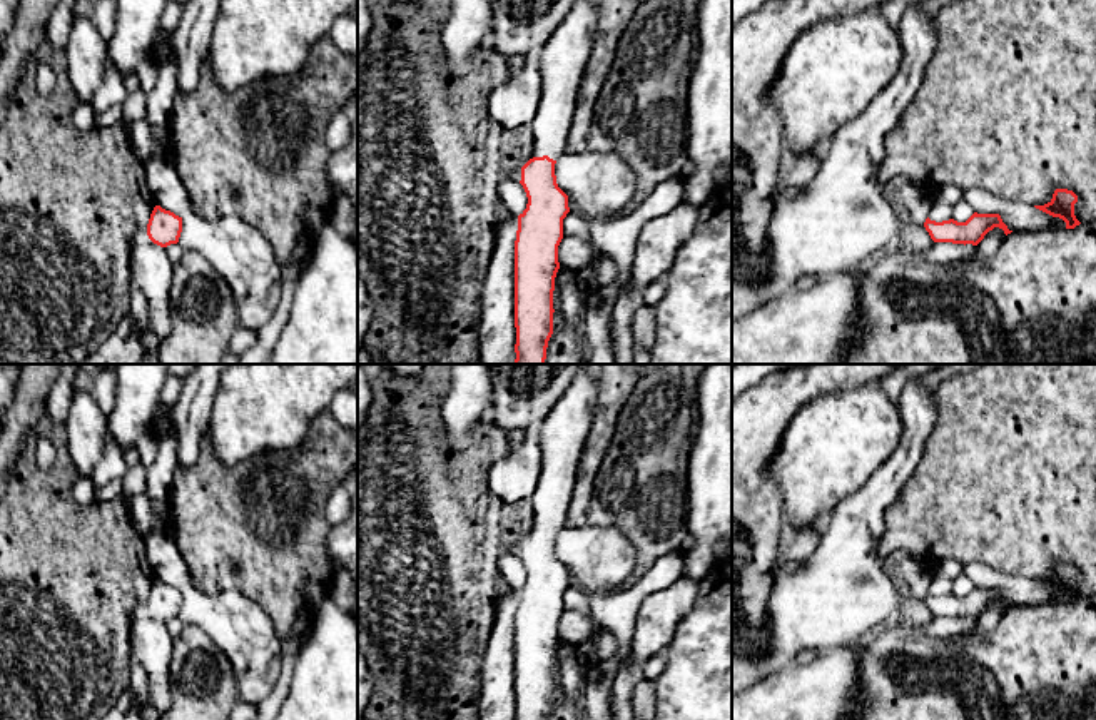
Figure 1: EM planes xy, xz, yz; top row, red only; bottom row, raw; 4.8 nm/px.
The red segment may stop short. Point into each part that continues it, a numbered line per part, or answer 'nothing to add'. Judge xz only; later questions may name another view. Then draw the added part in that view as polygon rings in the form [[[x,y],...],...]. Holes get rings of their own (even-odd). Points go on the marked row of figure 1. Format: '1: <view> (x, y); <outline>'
1: xz (562, 60); [[[575,0],[571,10],[536,52],[543,95],[531,120],[535,157],[556,160],[566,149],[580,82],[590,58],[598,10],[590,0]]]

